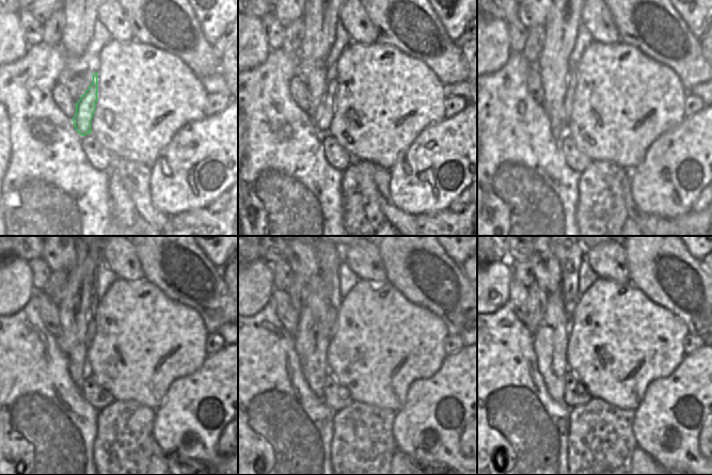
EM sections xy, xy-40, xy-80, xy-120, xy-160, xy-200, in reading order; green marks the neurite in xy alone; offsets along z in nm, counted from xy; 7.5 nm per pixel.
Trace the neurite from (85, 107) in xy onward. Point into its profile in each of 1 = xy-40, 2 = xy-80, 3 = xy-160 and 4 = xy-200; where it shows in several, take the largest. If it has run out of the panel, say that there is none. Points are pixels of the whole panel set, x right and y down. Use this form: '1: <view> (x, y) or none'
1: xy-40 (325, 112)
2: xy-80 (571, 75)
3: xy-160 (329, 257)
4: xy-200 (570, 257)

